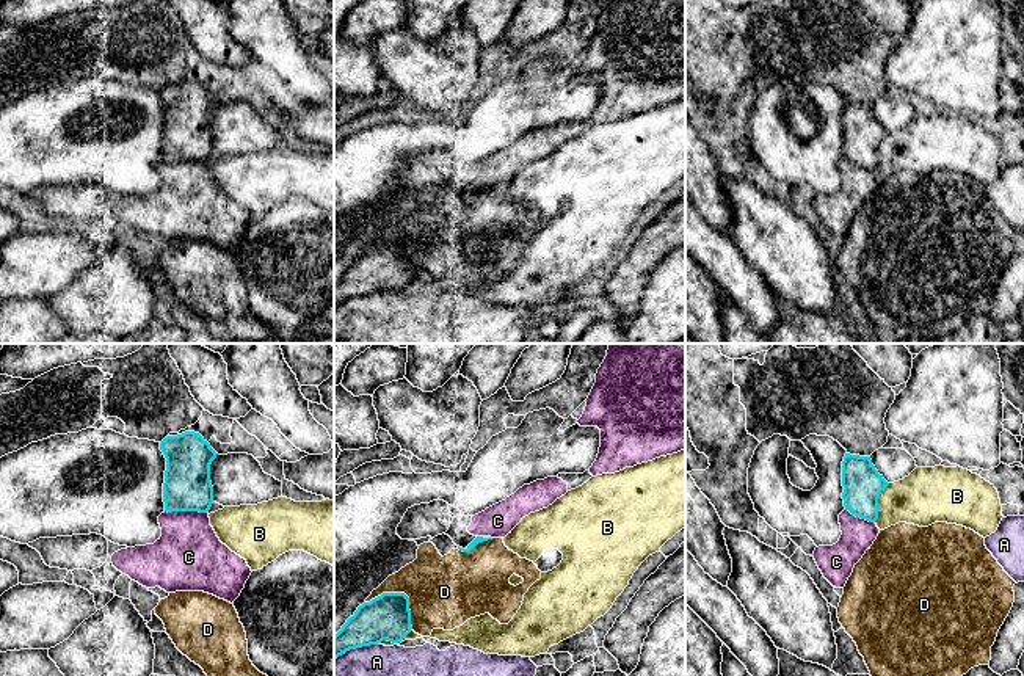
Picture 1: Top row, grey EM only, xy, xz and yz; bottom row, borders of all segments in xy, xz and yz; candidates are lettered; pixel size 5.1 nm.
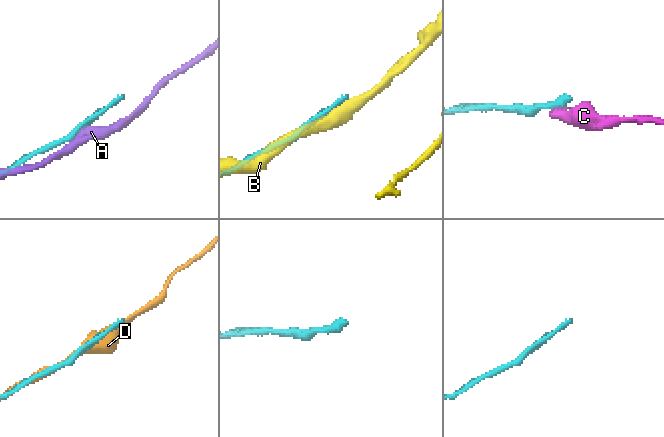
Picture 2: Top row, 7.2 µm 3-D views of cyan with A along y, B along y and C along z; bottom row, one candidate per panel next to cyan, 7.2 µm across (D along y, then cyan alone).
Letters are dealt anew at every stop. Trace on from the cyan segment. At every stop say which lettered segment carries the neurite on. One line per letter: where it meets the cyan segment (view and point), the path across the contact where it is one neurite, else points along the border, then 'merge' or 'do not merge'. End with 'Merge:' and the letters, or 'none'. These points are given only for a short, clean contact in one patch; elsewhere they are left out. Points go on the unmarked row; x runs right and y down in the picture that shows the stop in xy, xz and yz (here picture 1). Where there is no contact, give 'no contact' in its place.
A: xz (355, 297) | do not merge
B: yz (877, 151) | do not merge
C: xy (185, 159) | along xy (165, 159), (206, 162) | do not merge
D: xz (402, 242) | do not merge
Merge: none

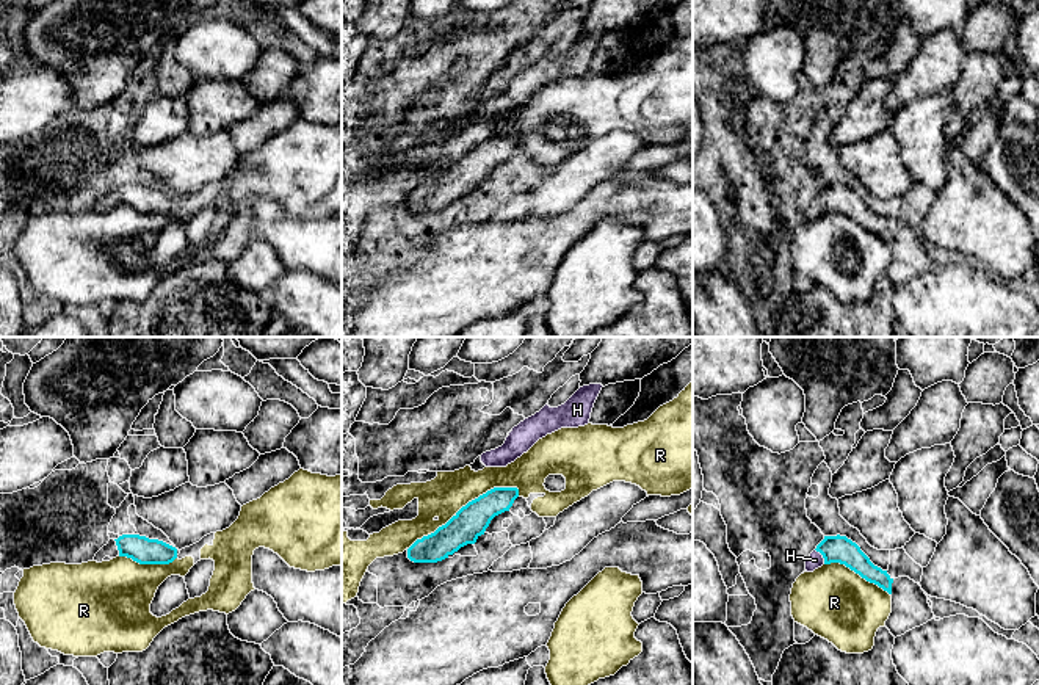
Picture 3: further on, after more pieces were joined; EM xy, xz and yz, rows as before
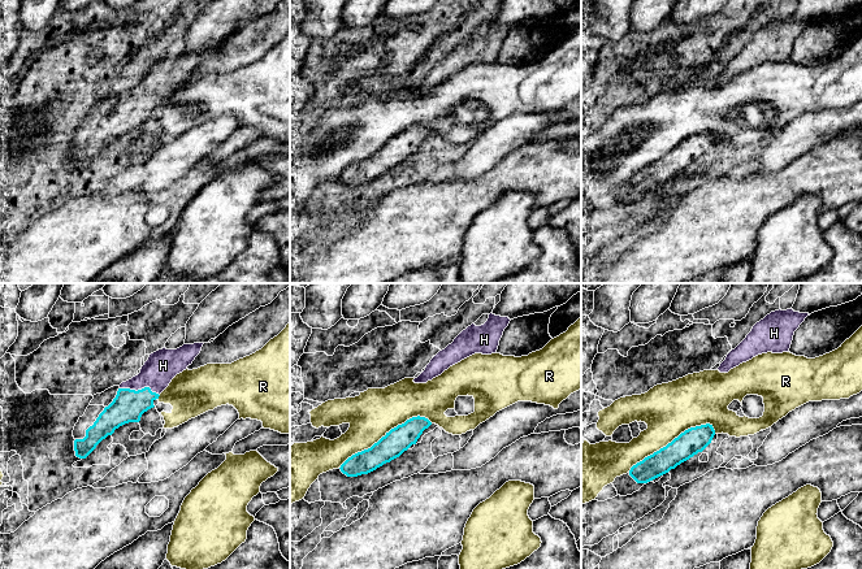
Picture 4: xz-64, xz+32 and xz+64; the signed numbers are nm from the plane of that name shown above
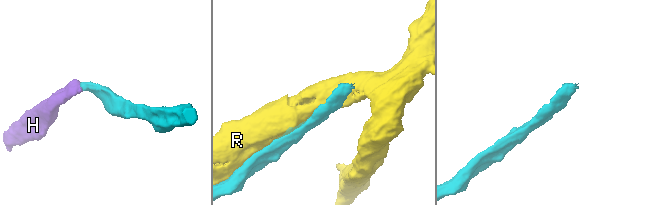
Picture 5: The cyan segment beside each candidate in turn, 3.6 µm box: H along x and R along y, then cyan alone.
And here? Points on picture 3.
H: yz (823, 206) | across yz (836, 198), (831, 198), (823, 206), (815, 209) | merge
R: xz (463, 155) | do not merge
Merge: H

